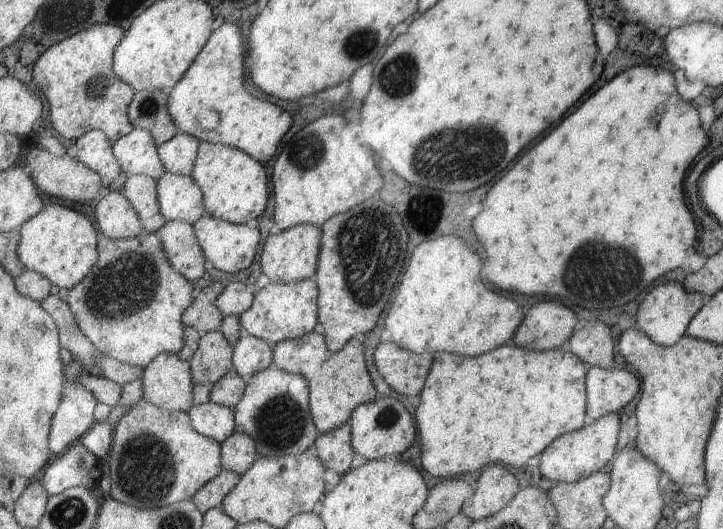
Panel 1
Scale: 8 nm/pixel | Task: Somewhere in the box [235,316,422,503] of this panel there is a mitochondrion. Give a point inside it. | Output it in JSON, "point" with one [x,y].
{"point":[281,423]}

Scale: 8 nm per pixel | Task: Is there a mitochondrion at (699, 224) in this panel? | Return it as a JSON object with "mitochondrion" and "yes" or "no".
{"mitochondrion":"no"}

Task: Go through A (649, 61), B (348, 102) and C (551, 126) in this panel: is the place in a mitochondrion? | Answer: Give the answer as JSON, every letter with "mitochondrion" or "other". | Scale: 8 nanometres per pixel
{"A":"other","B":"other","C":"other"}

